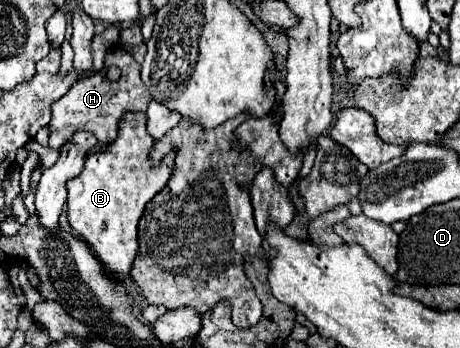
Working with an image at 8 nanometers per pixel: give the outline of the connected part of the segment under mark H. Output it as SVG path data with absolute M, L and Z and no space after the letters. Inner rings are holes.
M121 46L111 48L105 56L105 68L101 72L77 80L69 88L69 92L53 104L53 116L49 122L49 148L59 148L61 142L65 142L65 138L69 138L69 134L73 134L75 128L85 128L91 134L101 136L103 144L113 142L113 138L117 138L117 124L119 124L121 116L127 110L143 112L147 108L147 104L151 102L151 94L145 88L145 84L141 82L139 72L141 72L141 66L133 60L131 54L127 54ZM109 66L117 66L121 70L121 78L117 82L109 82L105 78Z

